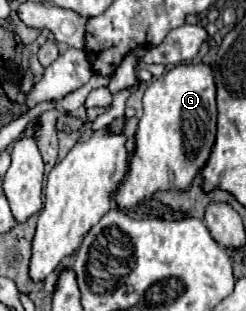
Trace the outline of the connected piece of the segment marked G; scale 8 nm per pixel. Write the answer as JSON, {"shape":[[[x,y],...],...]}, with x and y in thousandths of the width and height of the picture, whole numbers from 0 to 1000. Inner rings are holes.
{"shape":[[[829,203],[805,209],[715,209],[675,235],[675,248],[642,248],[602,273],[585,299],[585,357],[561,389],[553,421],[553,473],[537,479],[512,569],[455,614],[447,646],[472,672],[528,672],[553,659],[585,659],[642,614],[764,614],[789,576],[829,543],[878,447],[878,273],[862,248],[862,222]]]}

